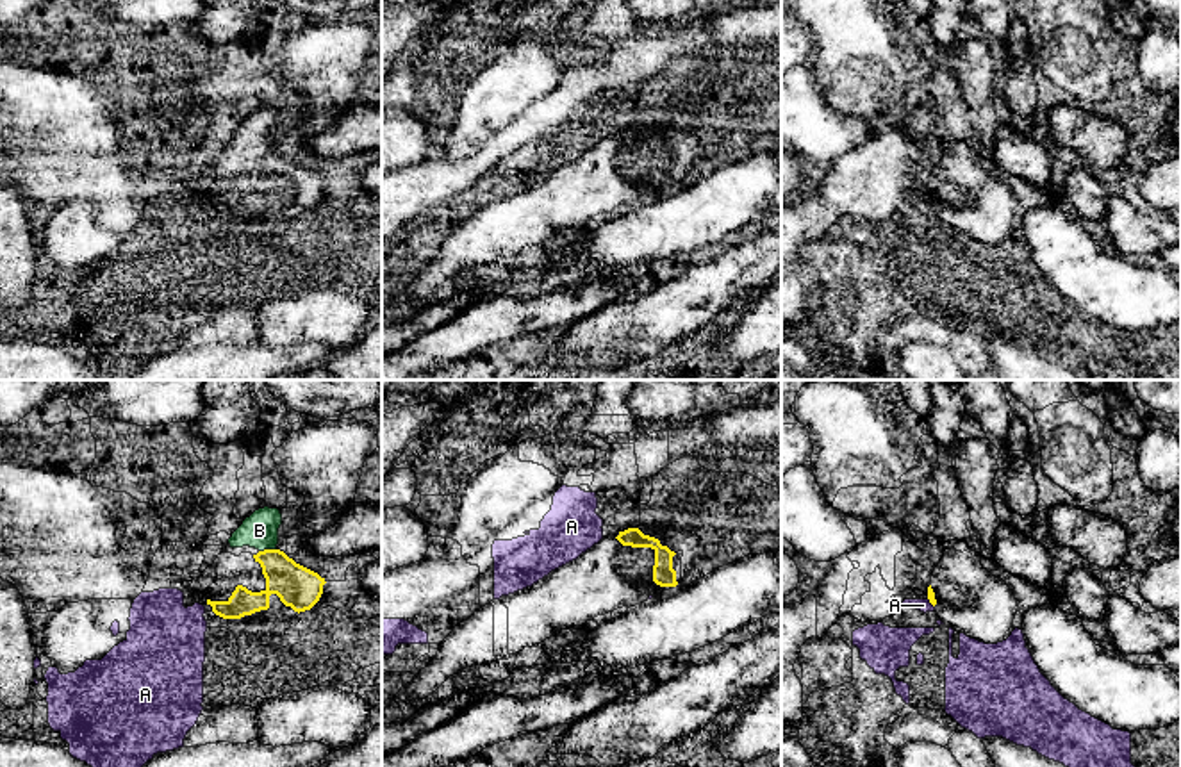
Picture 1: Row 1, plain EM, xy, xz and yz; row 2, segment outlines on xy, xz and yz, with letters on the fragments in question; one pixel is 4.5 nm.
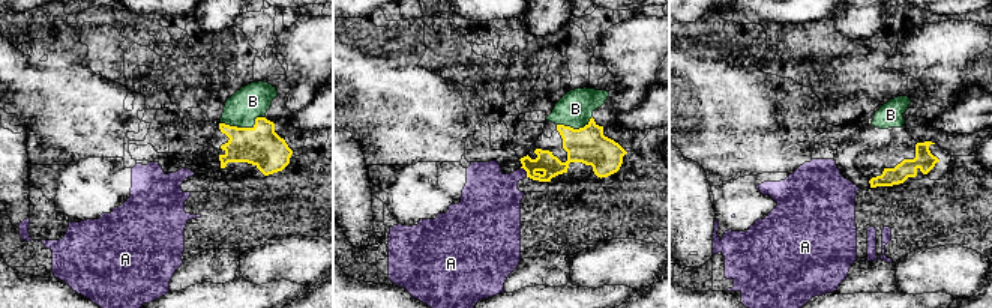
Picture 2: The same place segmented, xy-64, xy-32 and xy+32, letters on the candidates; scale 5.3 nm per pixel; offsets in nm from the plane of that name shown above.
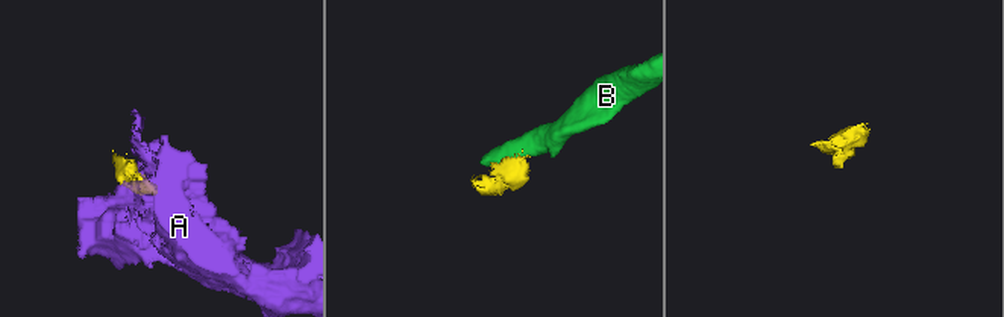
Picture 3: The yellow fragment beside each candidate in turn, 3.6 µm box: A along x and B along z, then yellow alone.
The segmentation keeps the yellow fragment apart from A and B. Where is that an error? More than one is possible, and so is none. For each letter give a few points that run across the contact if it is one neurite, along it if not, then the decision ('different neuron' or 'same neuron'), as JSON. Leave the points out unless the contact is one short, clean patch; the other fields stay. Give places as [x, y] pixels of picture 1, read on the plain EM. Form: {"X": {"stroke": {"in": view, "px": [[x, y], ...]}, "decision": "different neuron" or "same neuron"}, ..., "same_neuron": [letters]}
{"A": {"stroke": {"in": "yz", "px": [[928, 198], [933, 207]]}, "decision": "different neuron"}, "B": {"decision": "same neuron"}, "same_neuron": ["B"]}

